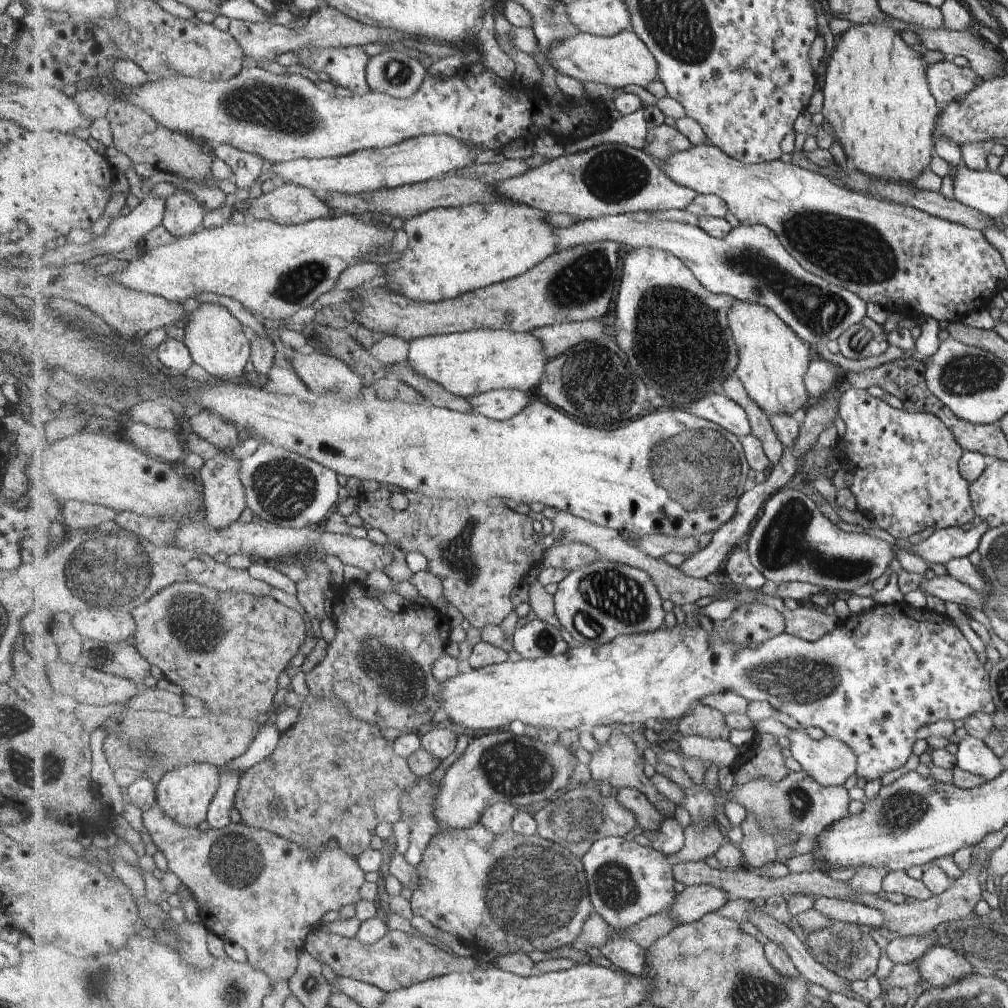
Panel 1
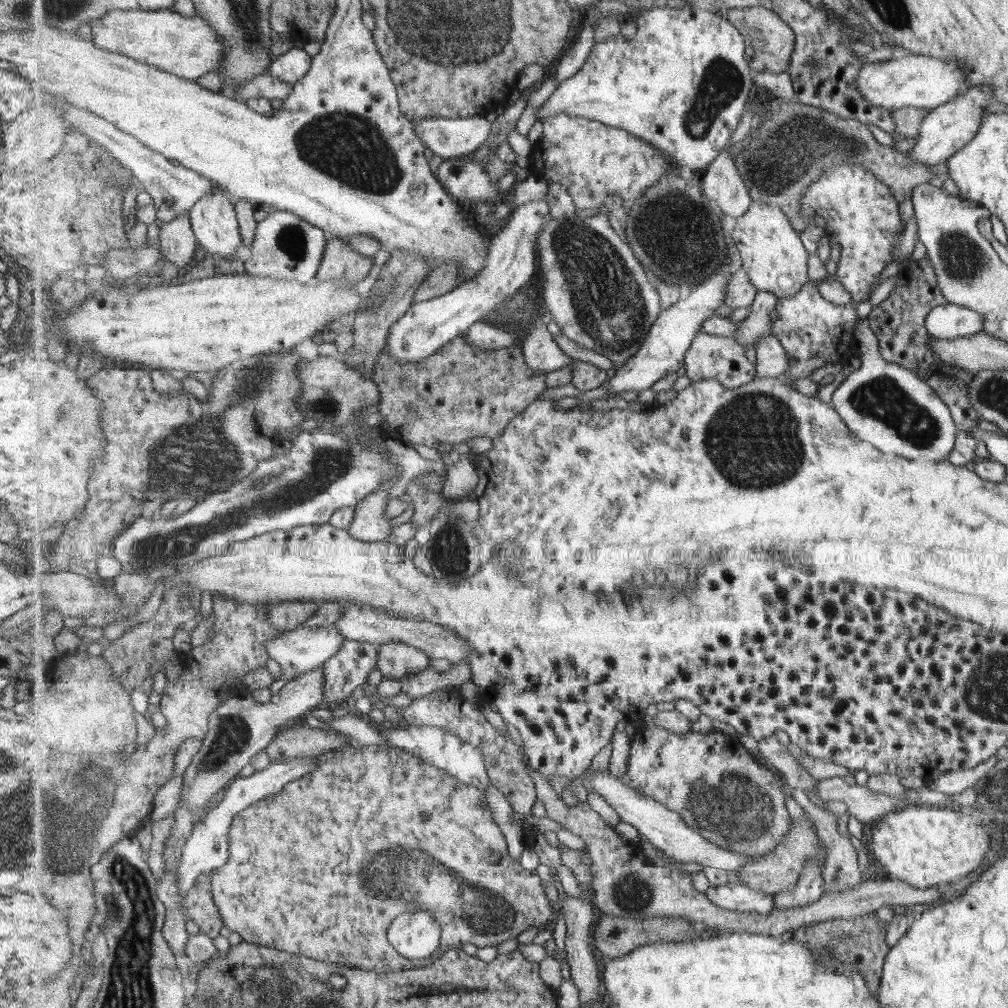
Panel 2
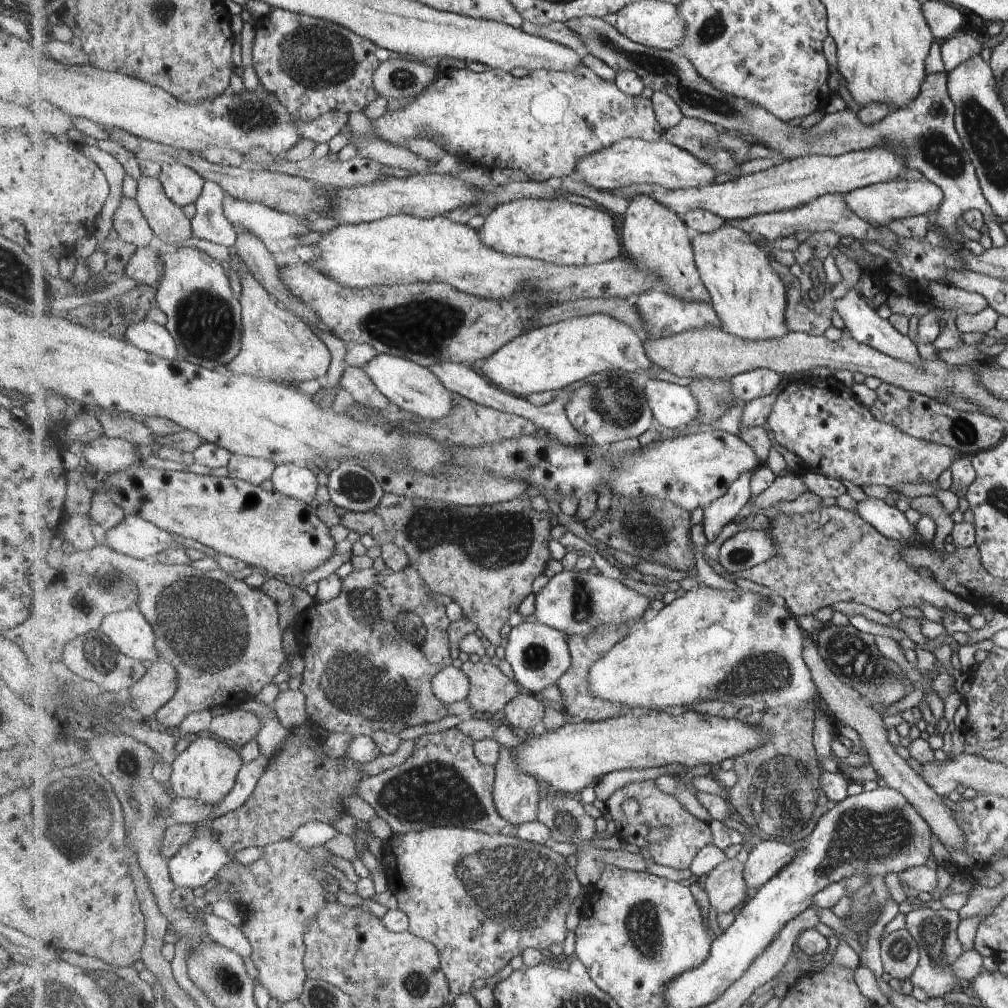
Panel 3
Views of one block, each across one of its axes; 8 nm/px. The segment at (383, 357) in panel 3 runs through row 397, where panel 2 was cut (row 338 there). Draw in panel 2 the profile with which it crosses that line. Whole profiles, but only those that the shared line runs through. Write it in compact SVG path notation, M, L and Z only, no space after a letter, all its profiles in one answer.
M548 198L533 200L516 208L512 216L502 225L499 233L489 238L490 248L488 249L487 263L480 276L473 281L458 286L457 289L444 294L443 296L420 303L413 303L403 318L399 319L393 328L389 329L385 351L392 355L393 359L399 362L419 362L441 348L449 345L455 338L461 337L465 330L475 323L490 318L499 305L509 299L513 293L533 284L533 274L537 273L538 262L538 238L537 234L544 230L544 227L552 219L552 208Z

